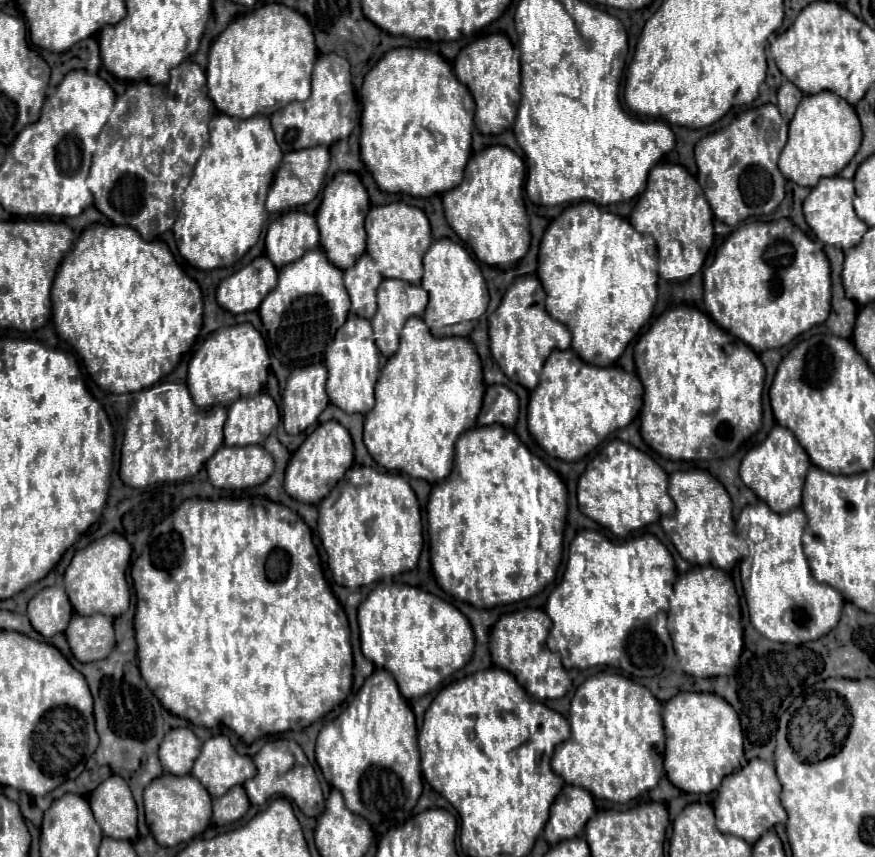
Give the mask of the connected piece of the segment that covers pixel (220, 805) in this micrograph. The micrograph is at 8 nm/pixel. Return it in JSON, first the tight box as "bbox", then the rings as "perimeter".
{"bbox":[212,785,250,825],"perimeter":[[[242,785],[232,787],[226,795],[218,797],[212,801],[212,811],[214,811],[214,823],[216,825],[226,825],[232,821],[238,821],[250,807],[248,795]]]}

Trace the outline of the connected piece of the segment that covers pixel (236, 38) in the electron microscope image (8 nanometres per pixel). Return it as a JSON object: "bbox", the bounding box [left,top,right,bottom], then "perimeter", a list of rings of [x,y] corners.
{"bbox":[206,3,318,119],"perimeter":[[[266,3],[260,9],[234,19],[214,41],[206,67],[208,95],[216,109],[230,117],[246,119],[252,115],[272,115],[292,101],[306,101],[310,97],[310,77],[316,57],[318,49],[308,19],[282,3]]]}

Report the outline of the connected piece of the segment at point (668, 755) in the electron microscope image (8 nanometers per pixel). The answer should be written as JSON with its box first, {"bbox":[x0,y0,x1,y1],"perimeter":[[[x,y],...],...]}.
{"bbox":[662,691,744,793],"perimeter":[[[680,691],[672,699],[663,703],[662,719],[666,736],[664,751],[664,768],[666,776],[672,785],[676,785],[686,793],[710,793],[718,789],[722,779],[744,763],[744,731],[738,719],[738,713],[726,699],[714,693],[694,693],[694,691]]]}

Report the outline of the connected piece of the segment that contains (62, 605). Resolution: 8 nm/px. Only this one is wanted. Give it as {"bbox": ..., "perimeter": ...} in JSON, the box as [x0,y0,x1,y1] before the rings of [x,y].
{"bbox":[28,587,72,639],"perimeter":[[[46,587],[28,601],[28,619],[32,627],[49,639],[56,633],[64,633],[72,617],[66,591],[62,587]]]}

